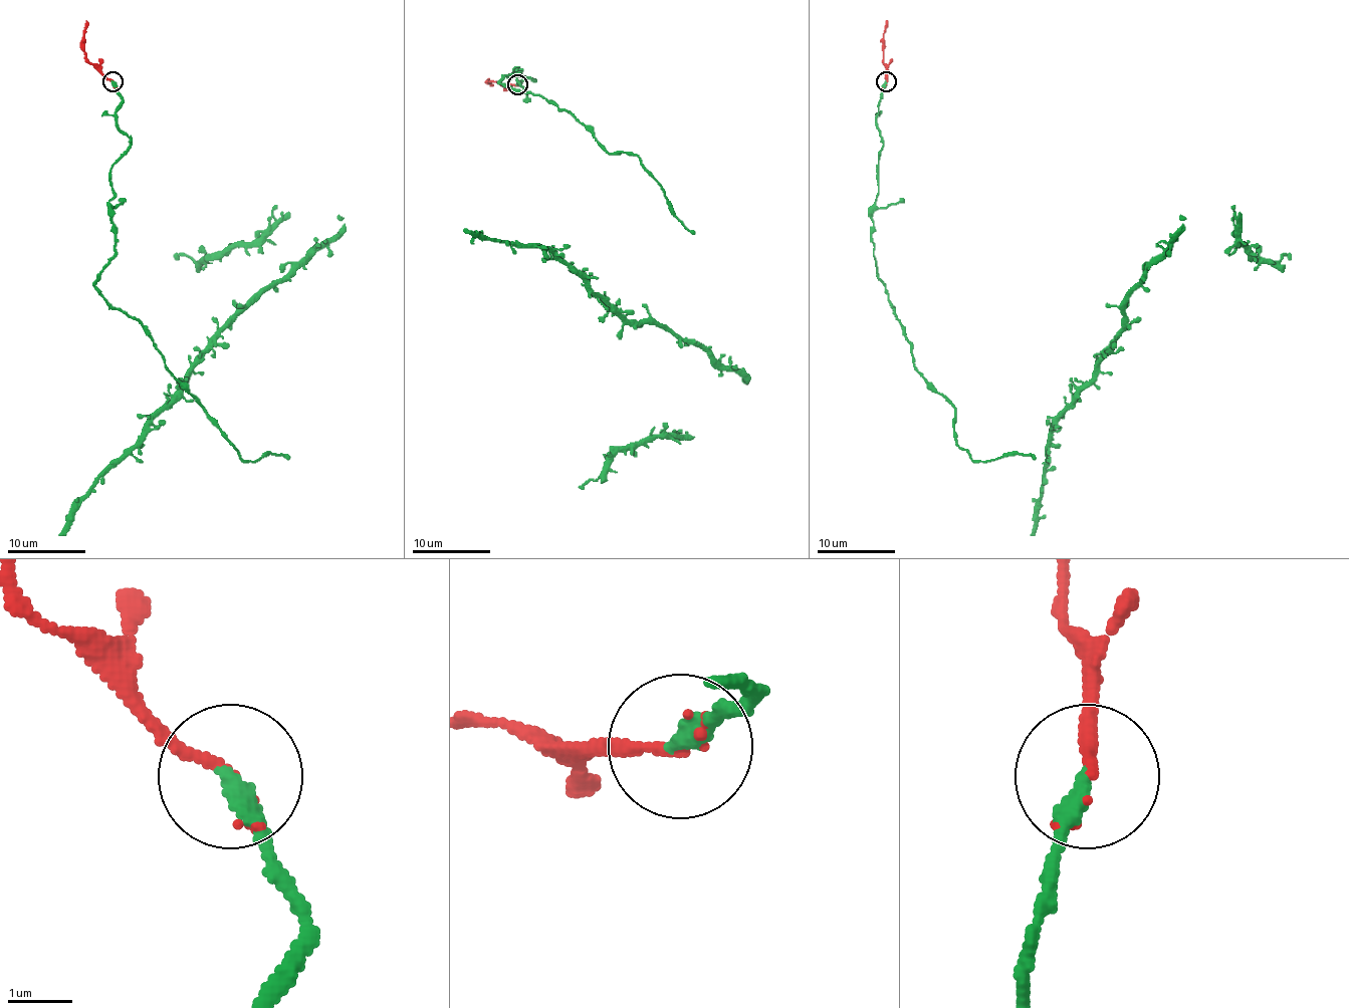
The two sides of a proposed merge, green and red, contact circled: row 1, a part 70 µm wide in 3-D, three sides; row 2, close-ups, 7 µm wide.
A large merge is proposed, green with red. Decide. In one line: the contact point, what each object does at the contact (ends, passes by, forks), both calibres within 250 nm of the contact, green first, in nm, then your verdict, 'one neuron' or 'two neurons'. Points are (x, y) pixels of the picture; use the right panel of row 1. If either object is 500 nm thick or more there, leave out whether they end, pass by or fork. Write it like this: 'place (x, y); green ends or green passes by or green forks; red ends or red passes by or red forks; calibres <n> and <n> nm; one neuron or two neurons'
place (886, 81); green ends; red passes by; calibres 300 and 110 nm; one neuron

